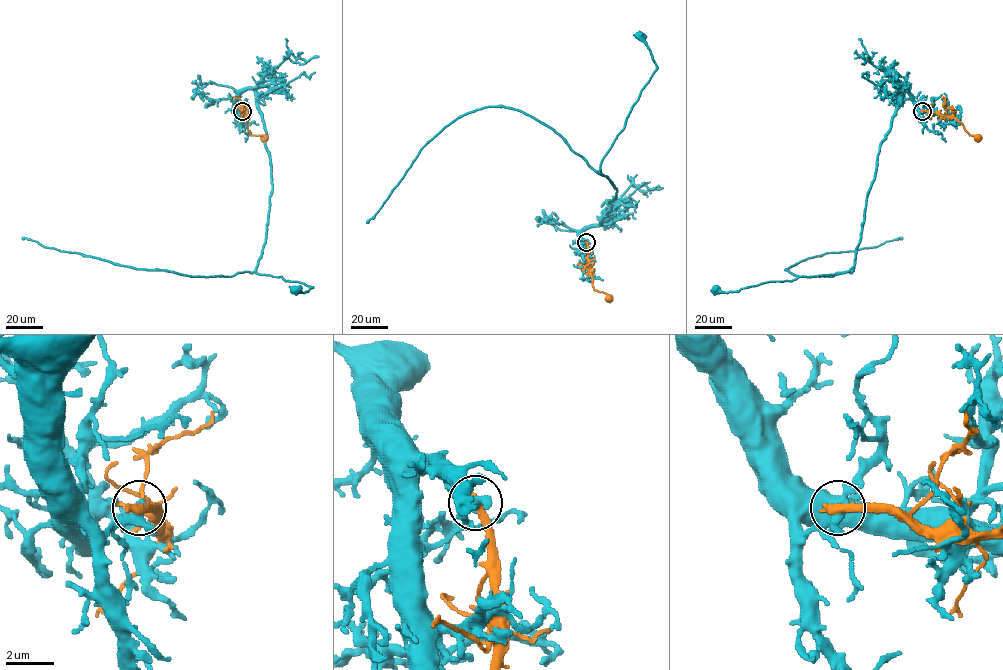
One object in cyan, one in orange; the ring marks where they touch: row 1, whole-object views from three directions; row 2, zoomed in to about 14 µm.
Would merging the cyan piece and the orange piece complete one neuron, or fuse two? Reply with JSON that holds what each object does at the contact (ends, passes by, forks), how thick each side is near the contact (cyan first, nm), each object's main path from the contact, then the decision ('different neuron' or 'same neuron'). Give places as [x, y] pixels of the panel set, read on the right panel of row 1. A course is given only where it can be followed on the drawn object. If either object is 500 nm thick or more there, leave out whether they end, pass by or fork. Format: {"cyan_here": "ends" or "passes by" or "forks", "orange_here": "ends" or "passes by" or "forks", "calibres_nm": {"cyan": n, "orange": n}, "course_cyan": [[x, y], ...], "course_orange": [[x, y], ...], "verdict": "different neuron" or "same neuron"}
{"cyan_here": "ends", "orange_here": "ends", "calibres_nm": {"cyan": 480, "orange": 460}, "course_cyan": [[922, 111], [905, 89], [880, 147], [861, 240], [854, 265], [848, 271], [769, 281], [739, 291], [714, 290]], "course_orange": [[922, 111], [952, 116], [970, 135], [978, 137]], "verdict": "different neuron"}

